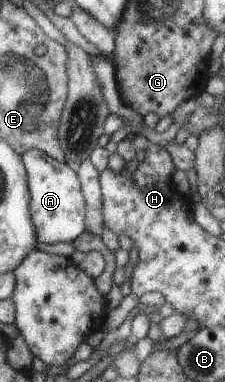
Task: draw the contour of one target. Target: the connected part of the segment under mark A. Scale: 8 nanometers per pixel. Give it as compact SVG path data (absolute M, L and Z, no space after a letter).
M35 149L25 151L20 159L27 175L30 194L28 209L37 240L44 244L73 242L87 228L84 223L86 206L75 168Z

